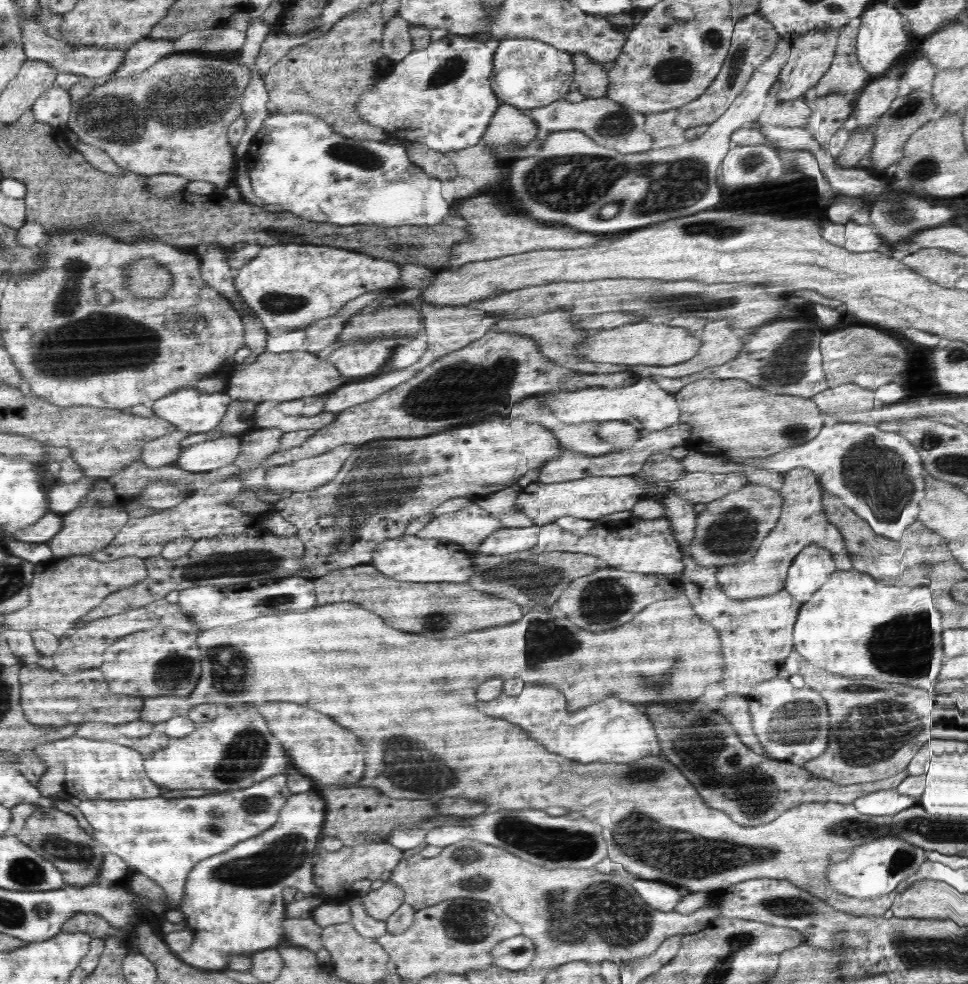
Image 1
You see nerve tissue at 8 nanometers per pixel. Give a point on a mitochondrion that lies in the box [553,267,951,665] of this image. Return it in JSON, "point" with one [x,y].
{"point":[878,474]}

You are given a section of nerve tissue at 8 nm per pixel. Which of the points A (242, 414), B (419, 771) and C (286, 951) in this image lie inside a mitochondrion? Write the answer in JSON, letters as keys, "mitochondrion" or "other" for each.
{"A":"mitochondrion","B":"mitochondrion","C":"other"}

